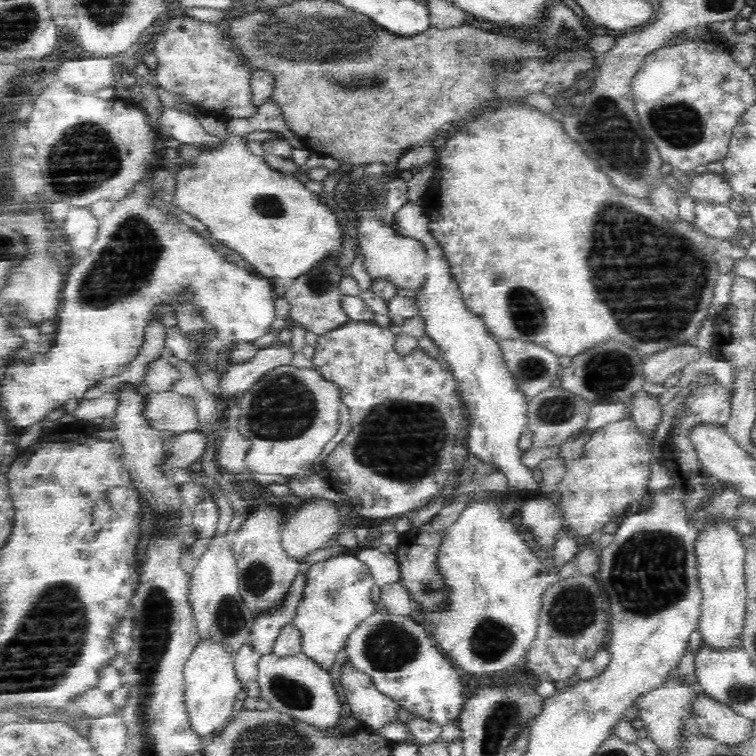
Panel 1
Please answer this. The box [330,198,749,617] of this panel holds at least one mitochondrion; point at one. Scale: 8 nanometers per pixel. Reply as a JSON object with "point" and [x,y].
{"point":[618,232]}

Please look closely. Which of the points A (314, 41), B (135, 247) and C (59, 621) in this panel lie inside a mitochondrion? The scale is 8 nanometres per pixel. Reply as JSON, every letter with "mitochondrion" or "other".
{"A":"mitochondrion","B":"mitochondrion","C":"mitochondrion"}

